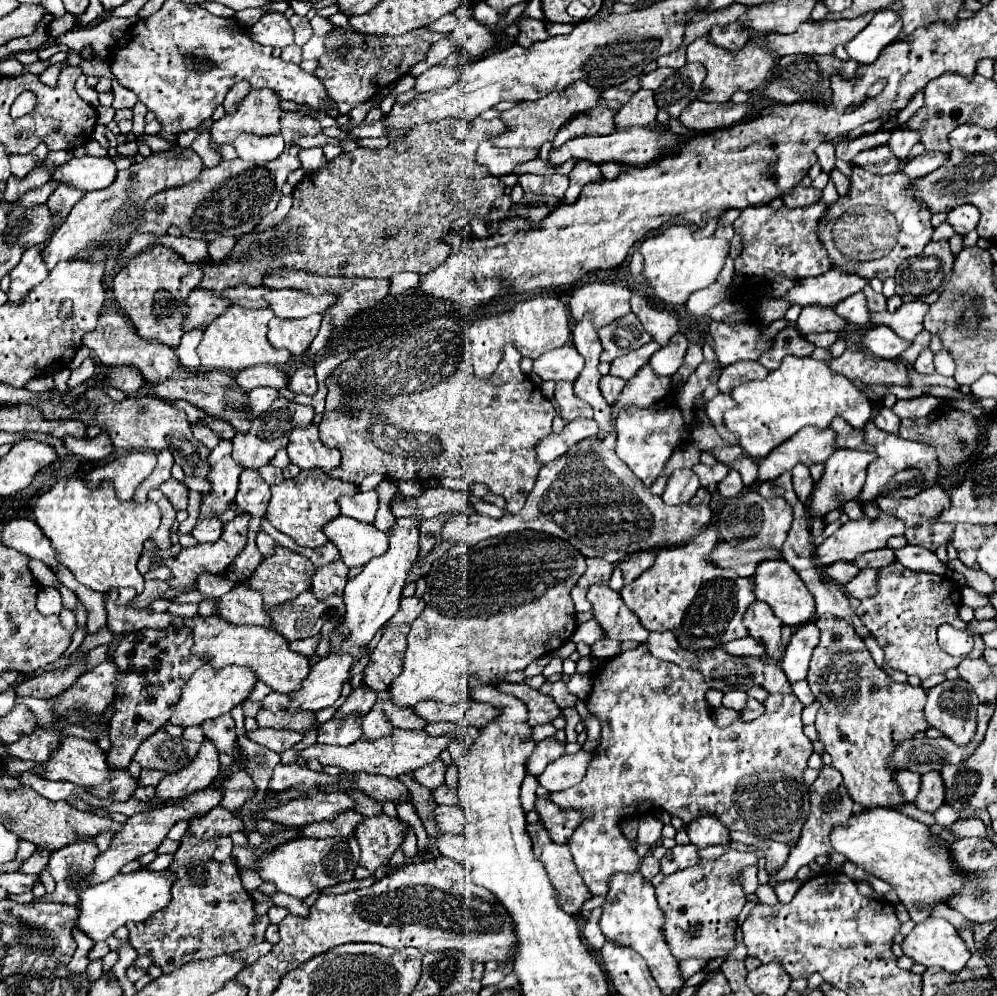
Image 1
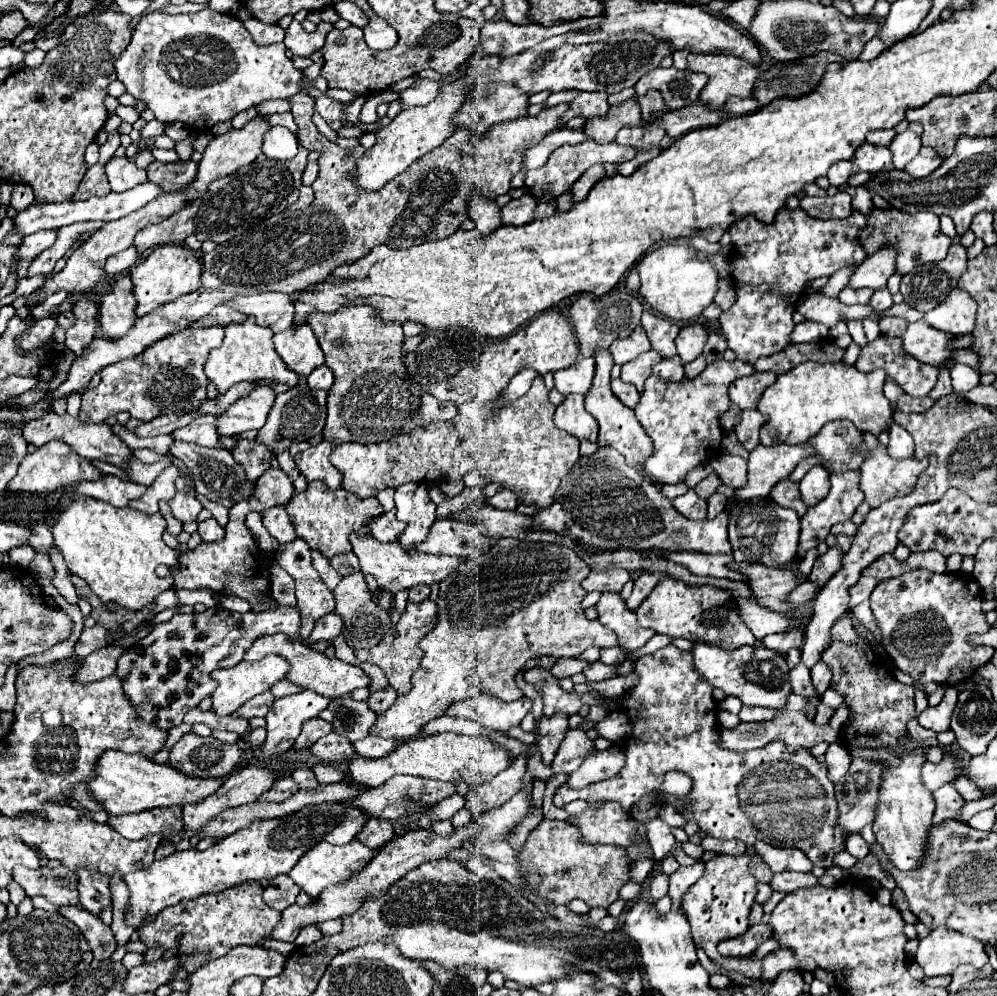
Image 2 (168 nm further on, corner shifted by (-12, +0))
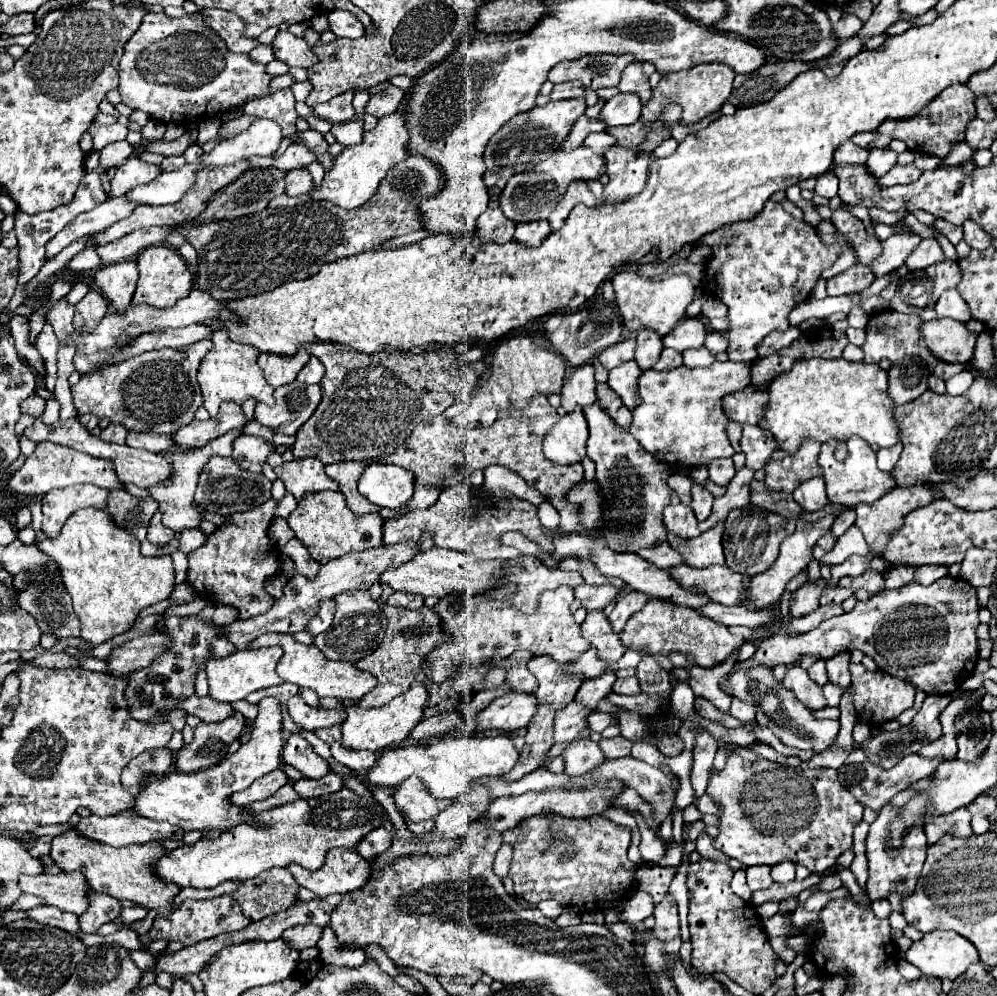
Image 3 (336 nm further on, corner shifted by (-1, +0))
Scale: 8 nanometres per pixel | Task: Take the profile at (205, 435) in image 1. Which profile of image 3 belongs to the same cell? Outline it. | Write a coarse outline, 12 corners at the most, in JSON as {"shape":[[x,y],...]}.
{"shape":[[131,432],[127,444],[149,452],[173,446],[173,434]]}

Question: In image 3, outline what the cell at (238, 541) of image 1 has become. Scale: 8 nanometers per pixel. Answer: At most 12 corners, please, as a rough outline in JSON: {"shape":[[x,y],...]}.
{"shape":[[275,498],[233,514],[187,554],[187,582],[245,620],[275,600]]}

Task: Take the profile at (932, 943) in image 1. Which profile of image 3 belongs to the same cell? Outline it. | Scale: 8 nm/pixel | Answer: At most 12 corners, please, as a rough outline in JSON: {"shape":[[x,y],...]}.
{"shape":[[953,930],[913,942],[905,960],[925,976],[955,980],[979,962]]}

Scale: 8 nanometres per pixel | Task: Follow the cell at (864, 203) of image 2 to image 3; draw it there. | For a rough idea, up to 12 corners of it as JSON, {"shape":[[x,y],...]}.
{"shape":[[869,208],[873,224],[897,224],[907,210]]}

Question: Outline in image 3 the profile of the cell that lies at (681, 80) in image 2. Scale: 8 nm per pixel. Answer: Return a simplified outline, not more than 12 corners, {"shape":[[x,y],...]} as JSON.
{"shape":[[629,64],[617,88],[633,92],[643,106],[653,98],[649,78],[641,64]]}

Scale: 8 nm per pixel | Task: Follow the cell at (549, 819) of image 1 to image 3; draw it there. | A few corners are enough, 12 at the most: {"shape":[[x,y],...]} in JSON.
{"shape":[[641,812],[637,820],[645,862],[659,862],[665,856],[665,842],[647,826]]}

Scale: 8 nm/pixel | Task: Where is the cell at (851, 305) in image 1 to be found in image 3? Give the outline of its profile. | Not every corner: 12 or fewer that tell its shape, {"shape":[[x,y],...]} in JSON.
{"shape":[[863,264],[833,276],[829,296],[859,294],[875,276]]}

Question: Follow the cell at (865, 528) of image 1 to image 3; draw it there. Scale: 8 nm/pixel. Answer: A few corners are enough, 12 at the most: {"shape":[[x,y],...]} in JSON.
{"shape":[[825,578],[807,580],[791,594],[791,616],[819,608]]}

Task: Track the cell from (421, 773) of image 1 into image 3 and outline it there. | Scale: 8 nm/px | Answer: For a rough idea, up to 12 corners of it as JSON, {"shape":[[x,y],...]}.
{"shape":[[421,780],[393,788],[399,814],[411,822],[435,820],[449,798],[433,798]]}

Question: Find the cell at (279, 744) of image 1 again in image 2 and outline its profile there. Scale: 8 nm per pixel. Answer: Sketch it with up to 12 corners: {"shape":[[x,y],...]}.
{"shape":[[322,718],[304,722],[294,750],[306,750],[328,732],[332,724]]}

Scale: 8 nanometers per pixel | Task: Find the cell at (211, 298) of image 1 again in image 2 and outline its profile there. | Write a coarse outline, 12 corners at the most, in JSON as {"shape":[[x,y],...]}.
{"shape":[[188,326],[104,368],[78,418],[196,412],[224,328]]}

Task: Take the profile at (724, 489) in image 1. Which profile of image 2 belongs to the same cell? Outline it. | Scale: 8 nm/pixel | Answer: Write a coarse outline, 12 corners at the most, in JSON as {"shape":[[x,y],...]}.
{"shape":[[716,456],[710,466],[722,484],[742,488],[748,480],[746,460]]}

